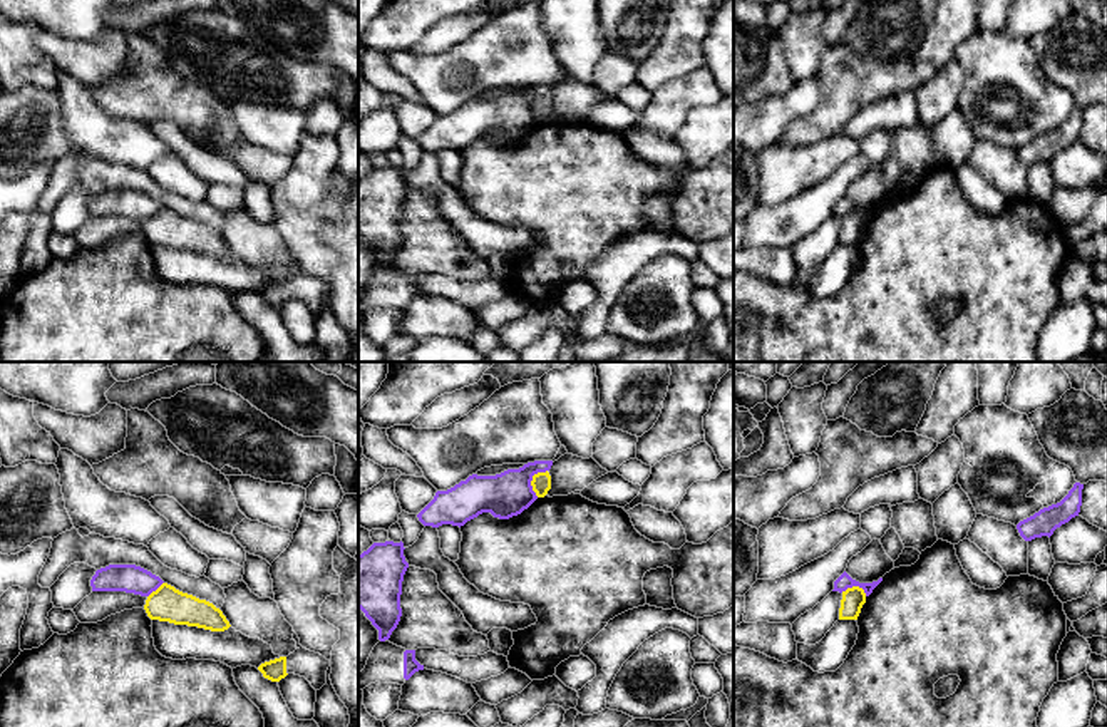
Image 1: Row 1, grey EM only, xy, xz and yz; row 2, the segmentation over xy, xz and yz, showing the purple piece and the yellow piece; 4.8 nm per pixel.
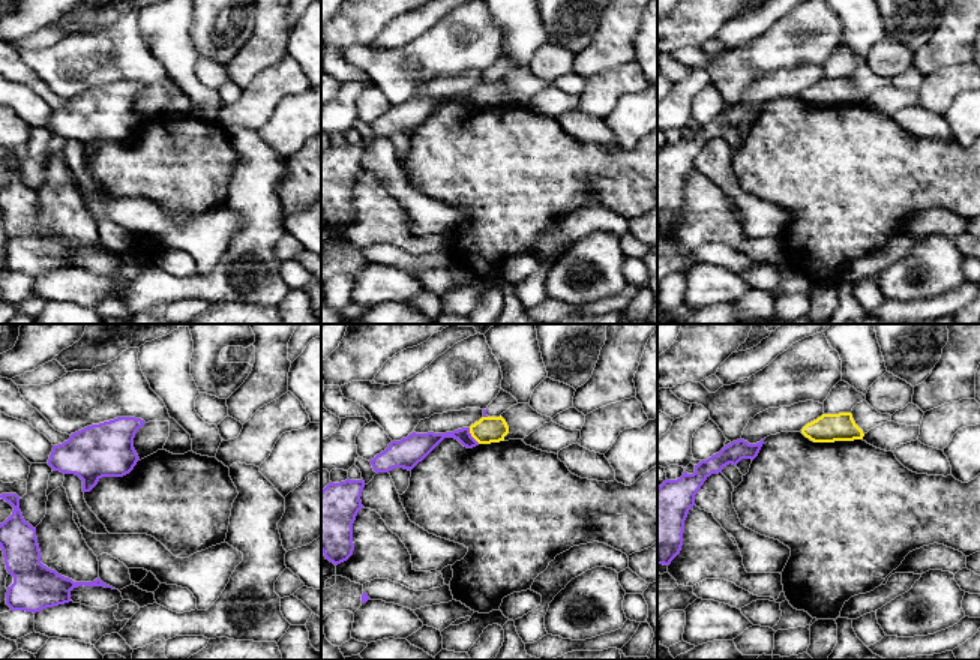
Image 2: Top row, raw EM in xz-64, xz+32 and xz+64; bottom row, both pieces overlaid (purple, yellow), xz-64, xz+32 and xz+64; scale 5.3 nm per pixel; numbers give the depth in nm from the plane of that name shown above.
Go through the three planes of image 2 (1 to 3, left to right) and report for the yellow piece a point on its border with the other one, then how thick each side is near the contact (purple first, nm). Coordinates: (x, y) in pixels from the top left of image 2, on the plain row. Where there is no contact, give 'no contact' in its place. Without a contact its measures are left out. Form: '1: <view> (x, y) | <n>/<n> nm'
1: no contact
2: xz+32 (470, 99) | 110/140 nm
3: no contact

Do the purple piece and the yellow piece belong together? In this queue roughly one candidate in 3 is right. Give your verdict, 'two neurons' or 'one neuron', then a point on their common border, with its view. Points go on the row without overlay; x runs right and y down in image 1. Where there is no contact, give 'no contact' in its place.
two neurons; contact xz (531, 104)

